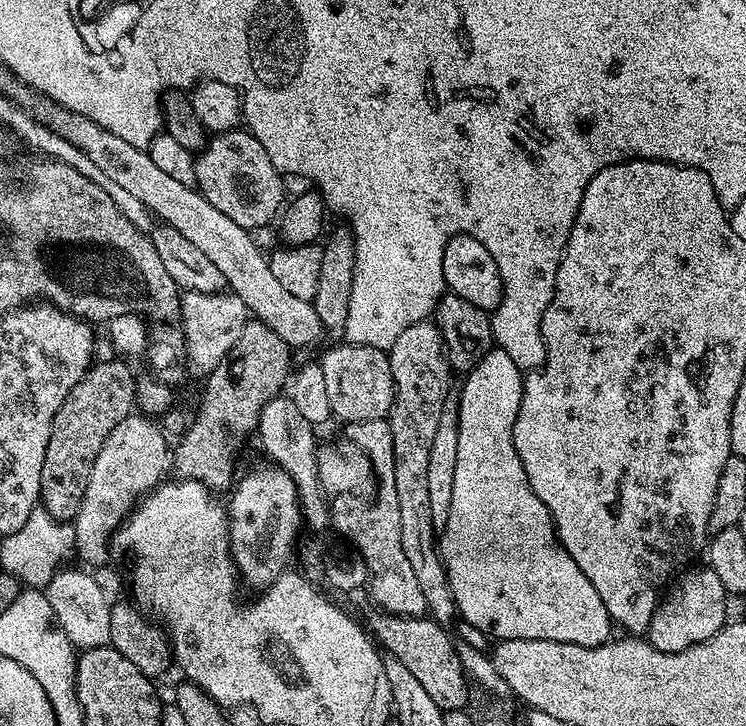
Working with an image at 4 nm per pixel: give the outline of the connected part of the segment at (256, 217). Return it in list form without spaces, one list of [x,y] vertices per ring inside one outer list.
[[[247,130],[215,133],[195,157],[195,187],[226,218],[249,230],[264,228],[277,219],[284,200],[285,177],[262,150],[262,142]]]

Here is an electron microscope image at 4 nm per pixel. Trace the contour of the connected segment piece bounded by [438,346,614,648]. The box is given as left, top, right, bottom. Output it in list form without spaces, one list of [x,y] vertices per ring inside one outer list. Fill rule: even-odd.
[[[496,346],[466,373],[463,380],[464,390],[458,394],[460,425],[458,426],[458,466],[454,466],[454,495],[450,501],[450,518],[438,540],[438,551],[444,557],[444,565],[448,571],[448,581],[450,590],[454,594],[457,613],[464,622],[474,626],[477,632],[484,632],[488,638],[496,636],[497,641],[557,640],[591,648],[608,643],[613,635],[614,625],[608,616],[606,606],[602,606],[602,598],[598,598],[598,590],[594,590],[590,578],[586,578],[586,574],[582,574],[582,570],[578,570],[578,562],[574,562],[574,558],[570,558],[570,554],[561,546],[560,540],[556,536],[556,525],[552,523],[552,515],[546,510],[542,498],[538,498],[538,494],[534,494],[526,470],[514,450],[512,427],[516,421],[524,393],[524,376],[520,368],[514,366],[514,358],[510,358],[510,354],[506,354]]]

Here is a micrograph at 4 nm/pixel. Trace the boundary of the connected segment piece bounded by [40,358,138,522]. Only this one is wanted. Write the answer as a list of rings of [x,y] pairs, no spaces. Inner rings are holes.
[[[111,358],[93,363],[88,373],[70,390],[68,400],[62,402],[50,430],[50,442],[46,442],[46,458],[42,462],[40,504],[55,520],[72,522],[80,509],[82,494],[90,482],[90,470],[94,470],[94,458],[106,442],[110,430],[128,416],[133,415],[138,400],[138,376],[132,373],[131,363]]]

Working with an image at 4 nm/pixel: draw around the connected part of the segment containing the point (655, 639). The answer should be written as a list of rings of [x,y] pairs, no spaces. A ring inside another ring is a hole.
[[[707,566],[696,567],[689,567],[683,573],[685,576],[680,581],[677,579],[663,593],[662,599],[656,605],[646,639],[658,650],[681,652],[698,642],[706,642],[714,634],[718,634],[718,630],[724,627],[729,619],[728,603],[730,603],[730,597],[722,586],[718,574],[714,574],[714,570]]]

